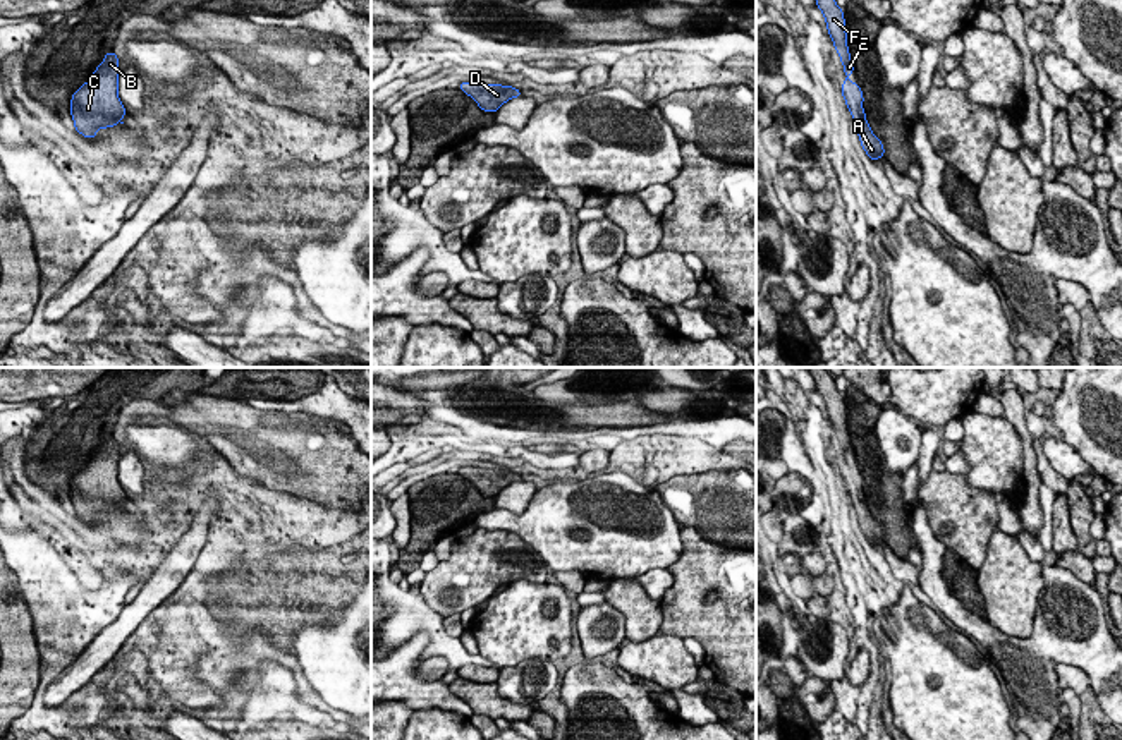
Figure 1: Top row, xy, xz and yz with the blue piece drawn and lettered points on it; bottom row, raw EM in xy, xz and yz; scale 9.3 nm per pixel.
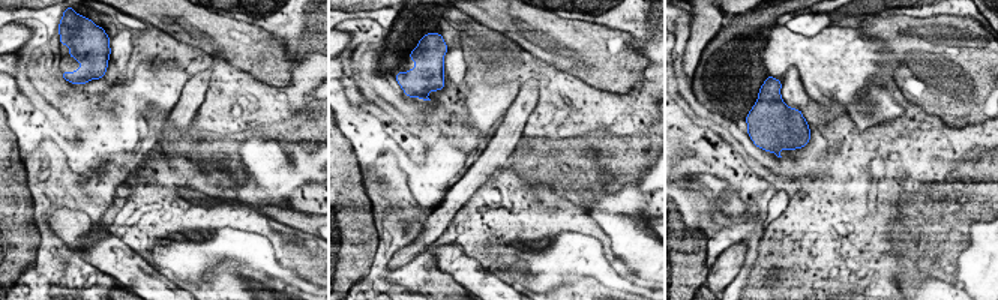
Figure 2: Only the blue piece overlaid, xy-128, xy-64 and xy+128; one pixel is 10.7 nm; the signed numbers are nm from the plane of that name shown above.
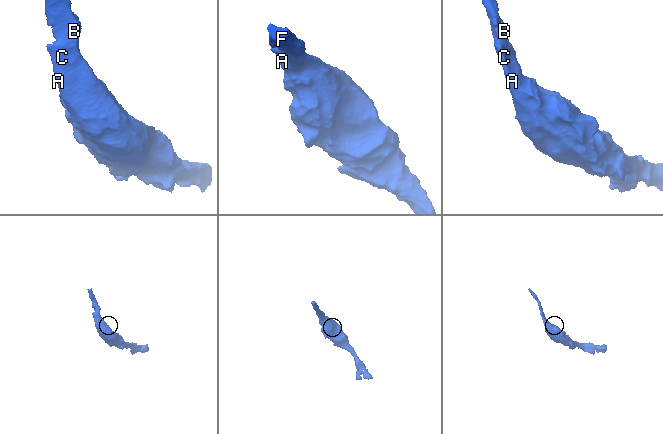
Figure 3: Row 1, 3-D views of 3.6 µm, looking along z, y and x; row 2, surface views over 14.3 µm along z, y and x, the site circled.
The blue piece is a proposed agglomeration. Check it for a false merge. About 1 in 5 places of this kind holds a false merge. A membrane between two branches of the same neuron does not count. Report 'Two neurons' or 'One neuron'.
One neuron

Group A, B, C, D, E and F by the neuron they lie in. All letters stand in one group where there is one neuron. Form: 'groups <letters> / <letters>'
groups A B C D E F

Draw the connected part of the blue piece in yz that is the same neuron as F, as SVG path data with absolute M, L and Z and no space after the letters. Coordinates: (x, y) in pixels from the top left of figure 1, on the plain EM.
M809 367L809 373L814 379L816 391L825 402L828 419L844 450L845 465L840 470L840 476L856 508L861 531L866 539L878 548L878 543L885 541L885 532L866 506L866 498L863 493L864 481L859 469L849 464L849 460L854 457L854 448L847 431L844 395L837 390L835 381L826 367Z

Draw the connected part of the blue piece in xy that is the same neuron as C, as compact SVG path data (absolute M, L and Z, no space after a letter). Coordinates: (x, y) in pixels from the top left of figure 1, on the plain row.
M107 436L89 465L74 476L70 488L76 517L88 524L96 522L98 513L124 508L125 491L119 482L119 441L113 436Z

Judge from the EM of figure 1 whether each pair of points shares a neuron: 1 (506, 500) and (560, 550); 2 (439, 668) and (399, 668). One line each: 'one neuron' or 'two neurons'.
1: two neurons
2: two neurons

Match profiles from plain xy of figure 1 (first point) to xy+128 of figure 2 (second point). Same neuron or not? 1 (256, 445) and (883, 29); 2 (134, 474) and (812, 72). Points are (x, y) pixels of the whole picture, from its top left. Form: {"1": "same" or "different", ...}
{"1": "same", "2": "different"}

